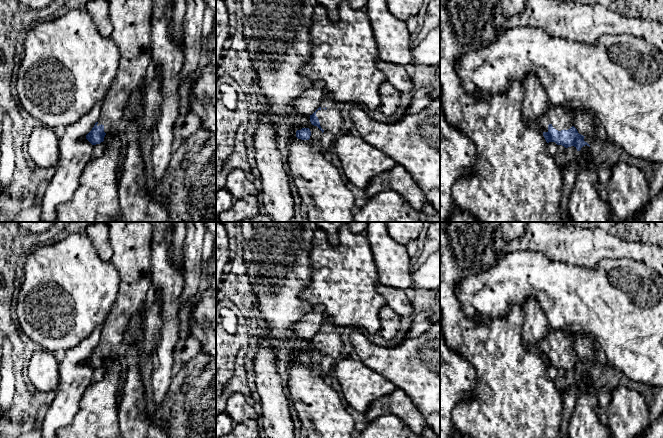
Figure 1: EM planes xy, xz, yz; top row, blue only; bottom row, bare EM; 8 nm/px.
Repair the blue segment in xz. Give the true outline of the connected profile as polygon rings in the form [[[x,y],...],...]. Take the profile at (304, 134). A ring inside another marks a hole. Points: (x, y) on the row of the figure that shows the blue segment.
[[[302,128],[296,131],[296,137],[301,140],[309,140],[311,136],[311,131],[309,128]]]

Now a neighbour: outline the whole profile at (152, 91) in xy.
[[[151,65],[149,82],[144,87],[143,126],[141,132],[148,133],[156,125],[162,104],[160,69]]]

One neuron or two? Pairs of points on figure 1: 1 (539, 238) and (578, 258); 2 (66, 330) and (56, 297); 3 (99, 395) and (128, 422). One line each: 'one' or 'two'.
1: one
2: one
3: two

